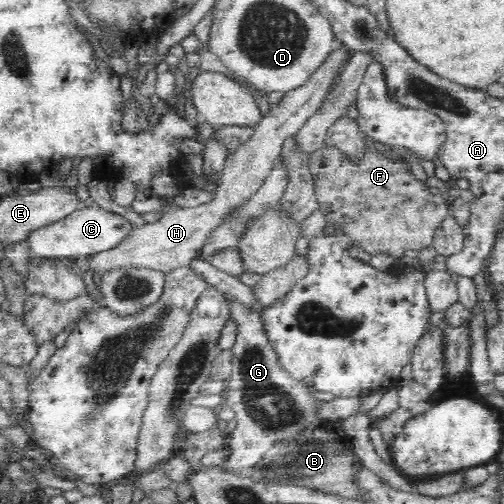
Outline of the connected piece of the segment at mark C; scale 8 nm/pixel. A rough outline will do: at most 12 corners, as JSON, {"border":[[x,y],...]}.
{"border":[[90,203],[28,236],[33,256],[83,259],[134,225]]}

